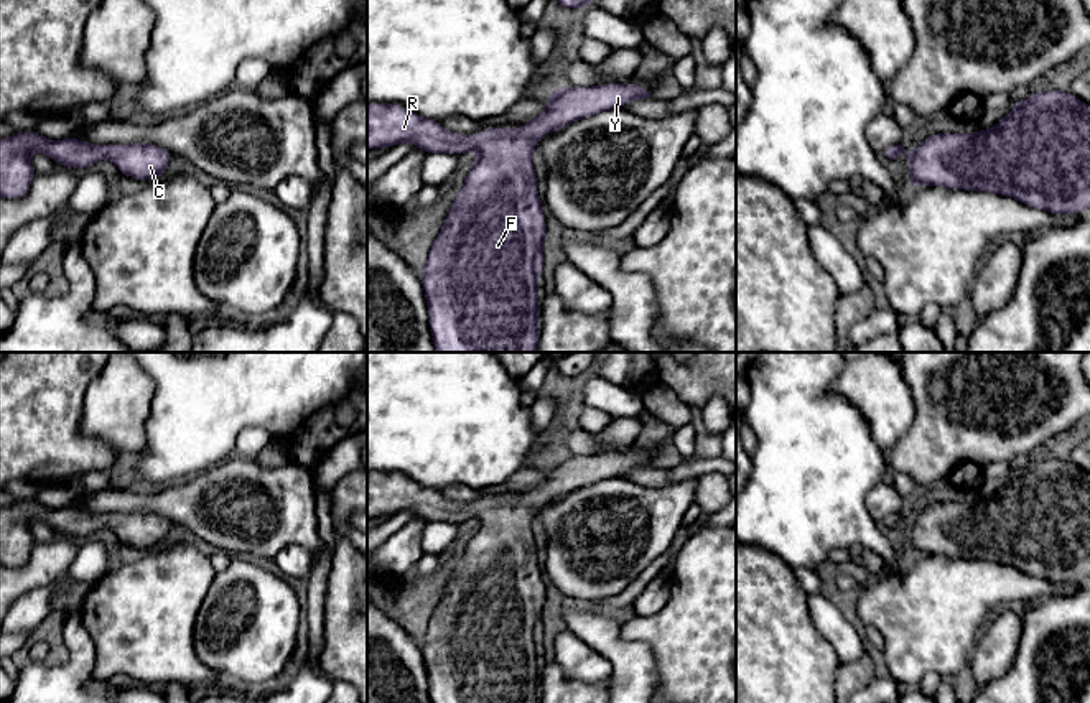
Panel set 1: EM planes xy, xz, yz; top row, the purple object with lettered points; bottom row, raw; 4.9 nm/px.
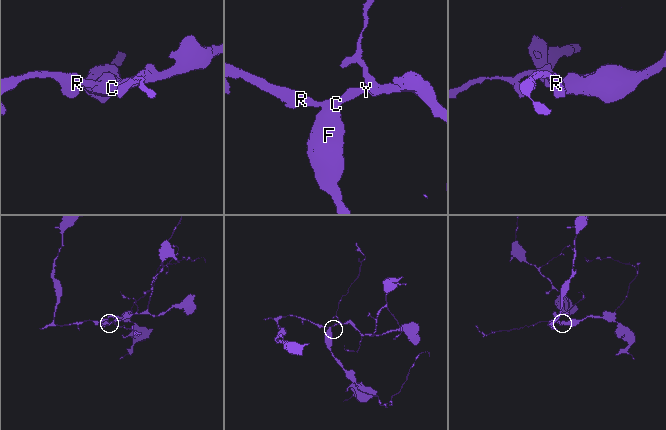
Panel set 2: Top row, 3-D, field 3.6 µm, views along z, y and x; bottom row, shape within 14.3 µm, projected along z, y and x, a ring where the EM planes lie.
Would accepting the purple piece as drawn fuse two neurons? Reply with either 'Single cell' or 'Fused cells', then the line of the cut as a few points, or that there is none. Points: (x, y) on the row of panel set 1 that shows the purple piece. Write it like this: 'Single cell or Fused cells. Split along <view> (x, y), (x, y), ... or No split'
Single cell. No split

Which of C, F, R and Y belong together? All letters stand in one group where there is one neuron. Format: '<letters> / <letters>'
C F R Y

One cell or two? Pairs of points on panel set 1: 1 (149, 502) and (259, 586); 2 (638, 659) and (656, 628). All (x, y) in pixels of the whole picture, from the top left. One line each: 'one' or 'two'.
1: two
2: two

